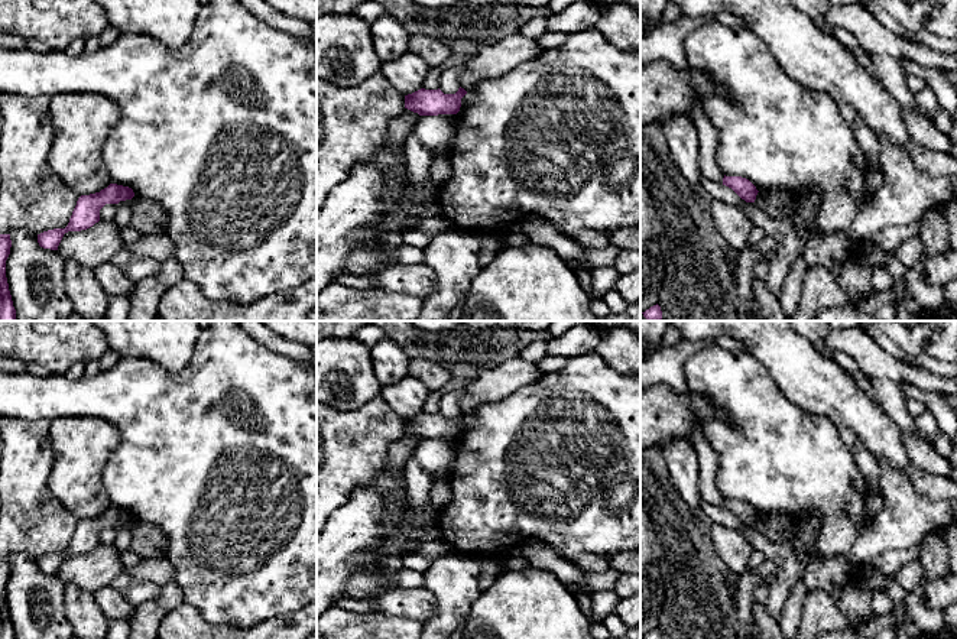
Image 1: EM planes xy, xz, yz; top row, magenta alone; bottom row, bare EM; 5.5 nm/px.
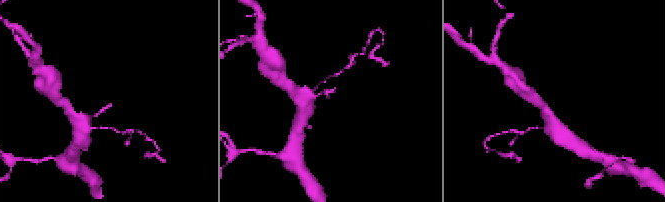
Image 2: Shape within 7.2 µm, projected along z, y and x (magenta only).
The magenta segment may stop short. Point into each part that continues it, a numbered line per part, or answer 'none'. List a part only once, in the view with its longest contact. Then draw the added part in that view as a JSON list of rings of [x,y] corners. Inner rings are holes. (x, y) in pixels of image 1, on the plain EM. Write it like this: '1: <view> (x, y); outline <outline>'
none

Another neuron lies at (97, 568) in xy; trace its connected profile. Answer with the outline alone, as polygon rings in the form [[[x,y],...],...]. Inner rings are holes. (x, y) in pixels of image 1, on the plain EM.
[[[100,544],[87,554],[68,555],[56,575],[61,581],[75,584],[94,594],[97,590],[110,586],[126,570],[120,559],[121,551],[114,544]]]

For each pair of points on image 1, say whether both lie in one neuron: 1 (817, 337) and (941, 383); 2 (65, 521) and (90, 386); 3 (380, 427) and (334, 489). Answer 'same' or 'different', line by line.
1: different
2: different
3: same

